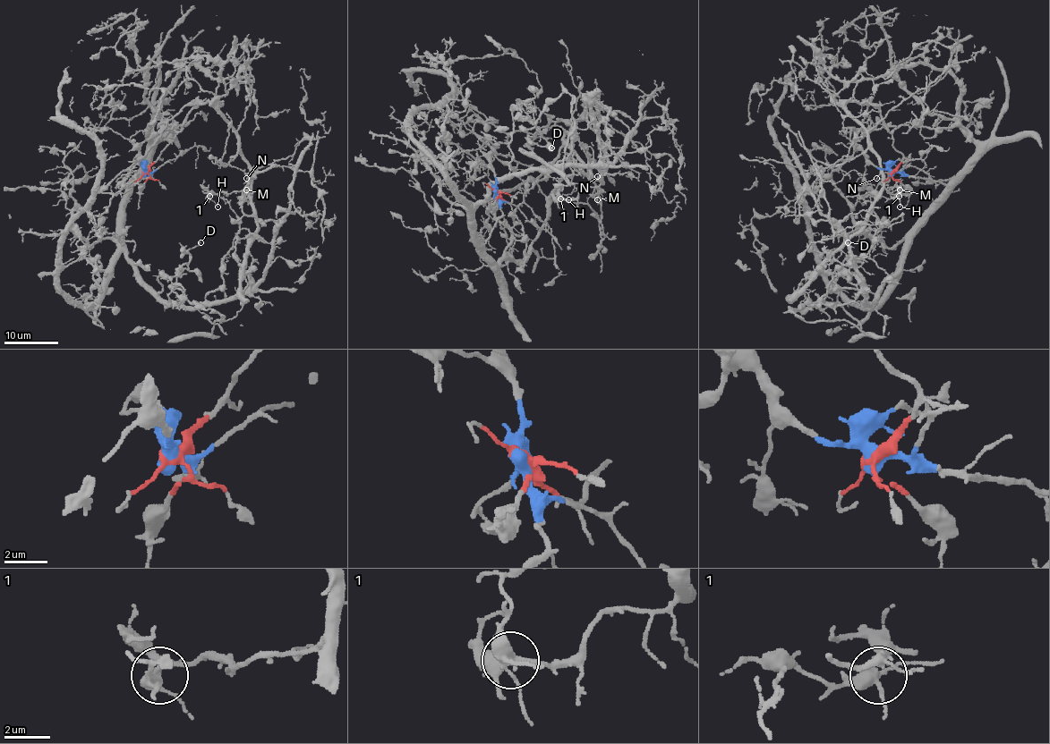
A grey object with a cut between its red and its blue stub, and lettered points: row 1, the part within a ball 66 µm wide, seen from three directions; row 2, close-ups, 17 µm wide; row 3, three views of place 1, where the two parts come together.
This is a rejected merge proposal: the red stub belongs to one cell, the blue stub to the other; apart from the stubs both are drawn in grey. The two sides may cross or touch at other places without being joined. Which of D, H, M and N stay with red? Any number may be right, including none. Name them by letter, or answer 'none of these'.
H, M, N

